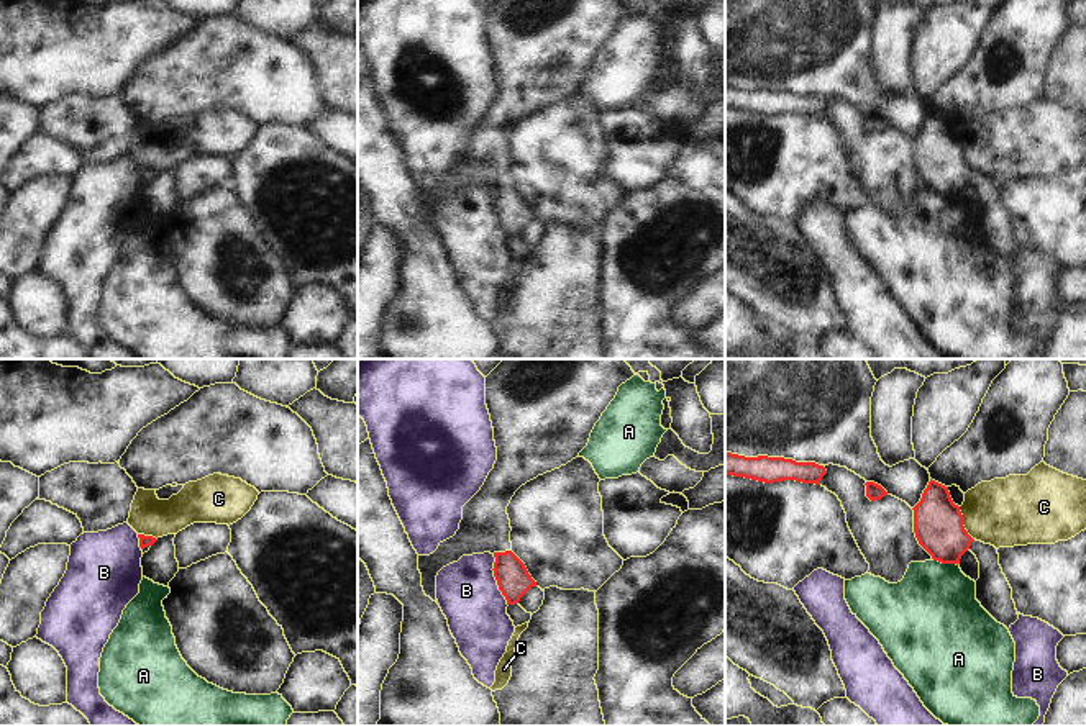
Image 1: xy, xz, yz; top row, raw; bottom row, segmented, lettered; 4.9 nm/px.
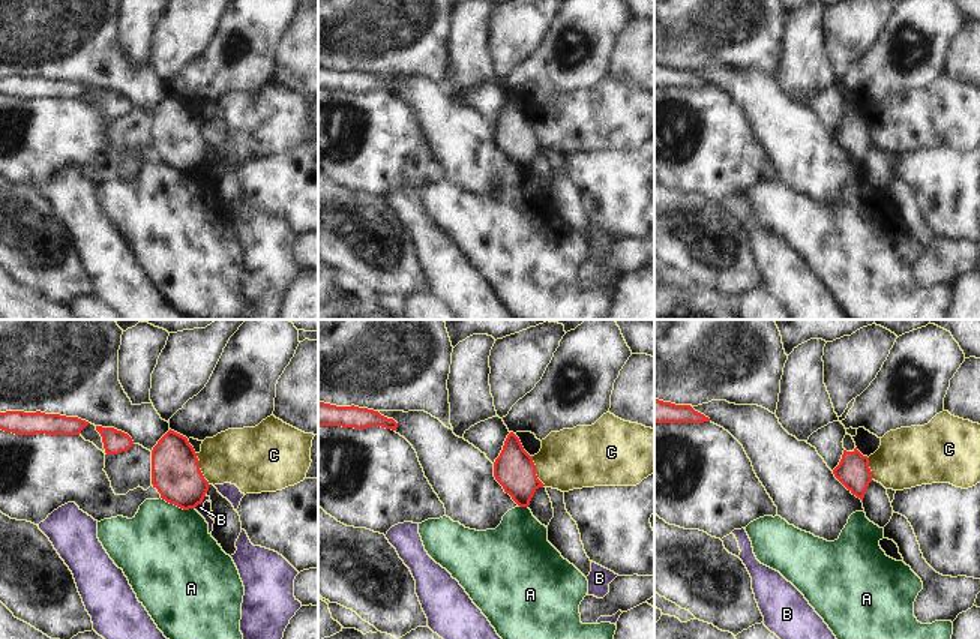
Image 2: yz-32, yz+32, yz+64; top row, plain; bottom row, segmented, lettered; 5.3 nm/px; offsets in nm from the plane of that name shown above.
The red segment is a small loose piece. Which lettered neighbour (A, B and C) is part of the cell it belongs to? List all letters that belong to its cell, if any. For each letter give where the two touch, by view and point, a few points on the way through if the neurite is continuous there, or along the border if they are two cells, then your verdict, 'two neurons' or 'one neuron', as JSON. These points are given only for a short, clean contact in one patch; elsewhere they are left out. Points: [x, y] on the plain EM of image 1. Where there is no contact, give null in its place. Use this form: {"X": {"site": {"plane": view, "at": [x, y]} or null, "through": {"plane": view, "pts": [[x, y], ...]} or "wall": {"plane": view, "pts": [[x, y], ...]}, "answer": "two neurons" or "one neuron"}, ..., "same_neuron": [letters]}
{"A": {"site": {"plane": "yz", "at": [945, 195]}, "wall": {"plane": "yz", "pts": [[932, 190], [957, 199]]}, "answer": "two neurons"}, "B": {"site": {"plane": "xz", "at": [496, 212]}, "wall": {"plane": "xz", "pts": [[492, 187], [492, 208], [507, 238]]}, "answer": "two neurons"}, "C": {"site": {"plane": "yz", "at": [962, 156]}, "wall": {"plane": "yz", "pts": [[958, 140], [963, 149], [963, 161], [973, 171]]}, "answer": "two neurons"}, "same_neuron": []}

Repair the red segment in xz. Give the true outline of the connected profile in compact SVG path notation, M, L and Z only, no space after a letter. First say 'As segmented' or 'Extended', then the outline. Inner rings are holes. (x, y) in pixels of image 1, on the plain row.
Extended. M512 184L494 185L494 190L495 195L492 203L499 223L507 233L507 247L515 261L530 256L532 246L527 246L518 234L532 220L536 220L536 215L528 206L525 197Z

